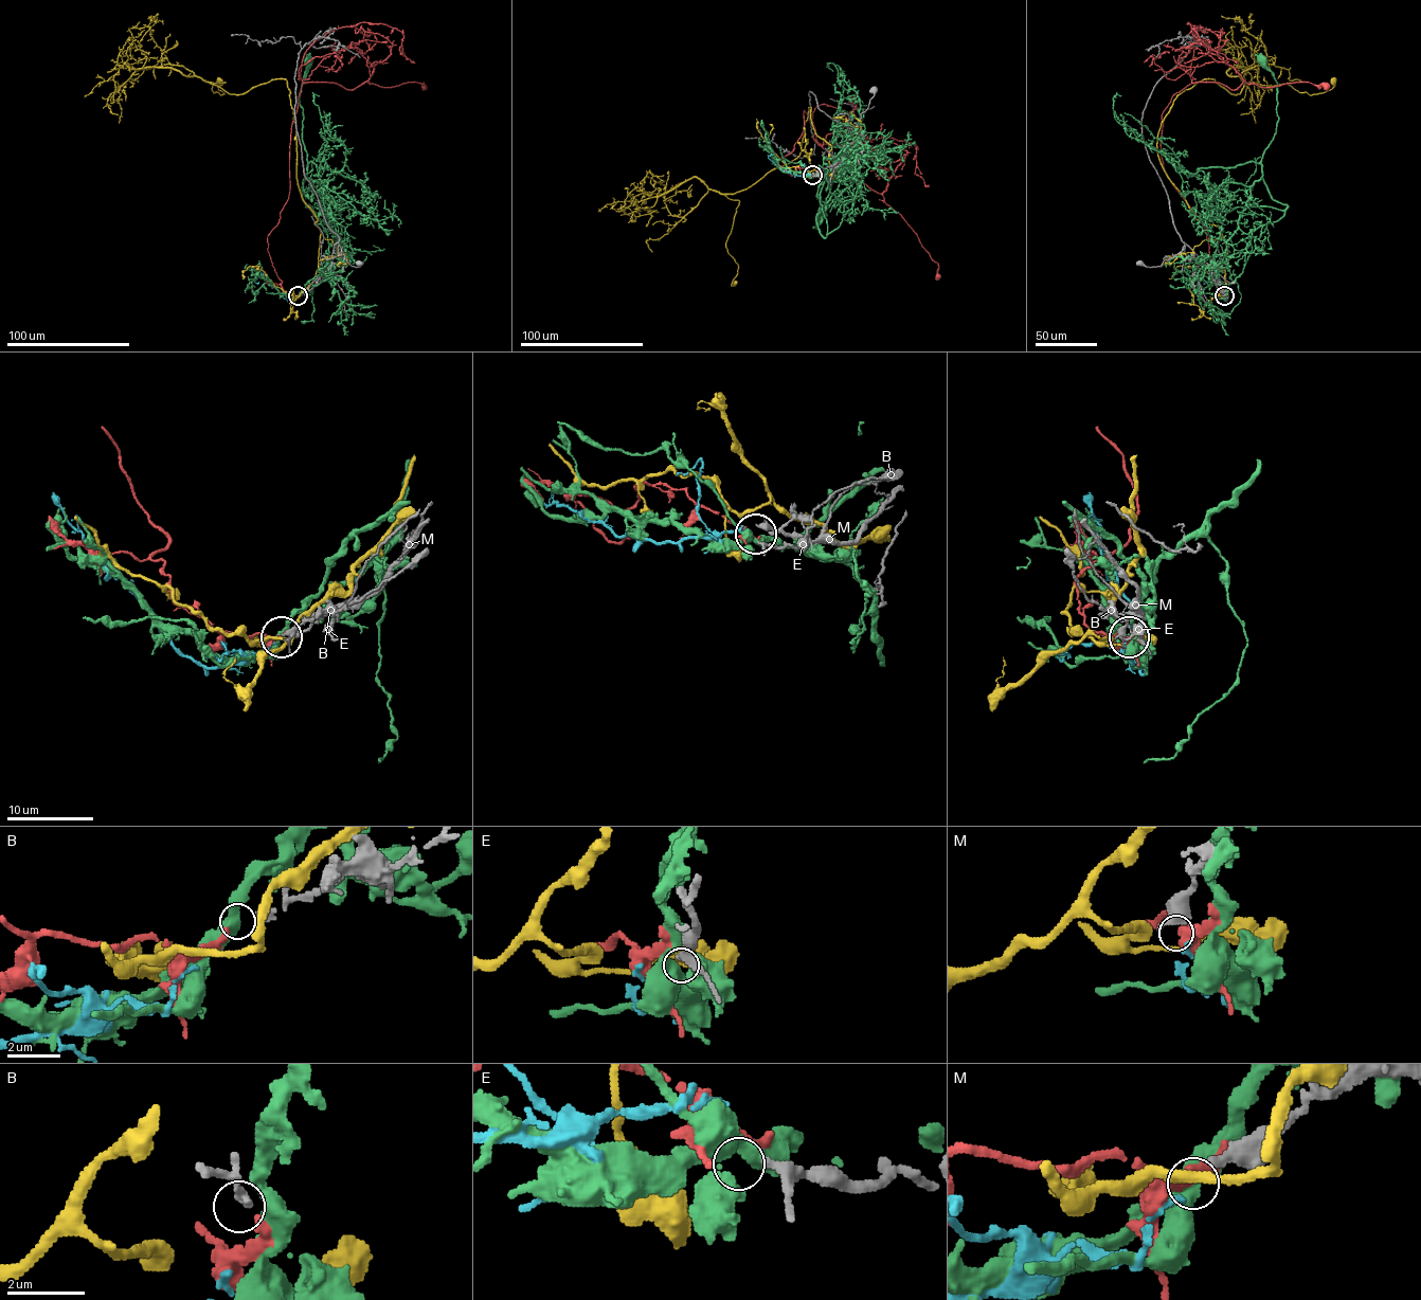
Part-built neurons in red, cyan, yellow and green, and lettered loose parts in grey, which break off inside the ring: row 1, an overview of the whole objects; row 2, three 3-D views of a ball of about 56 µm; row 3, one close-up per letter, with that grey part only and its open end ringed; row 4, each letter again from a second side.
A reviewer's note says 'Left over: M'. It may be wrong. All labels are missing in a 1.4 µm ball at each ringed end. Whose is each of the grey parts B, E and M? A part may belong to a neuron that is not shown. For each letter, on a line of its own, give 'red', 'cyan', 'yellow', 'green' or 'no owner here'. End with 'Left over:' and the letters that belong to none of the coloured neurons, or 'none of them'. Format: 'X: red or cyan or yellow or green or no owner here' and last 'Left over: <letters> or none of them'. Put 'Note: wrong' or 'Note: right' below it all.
B: red
E: no owner here
M: cyan
Left over: E
Note: wrong

